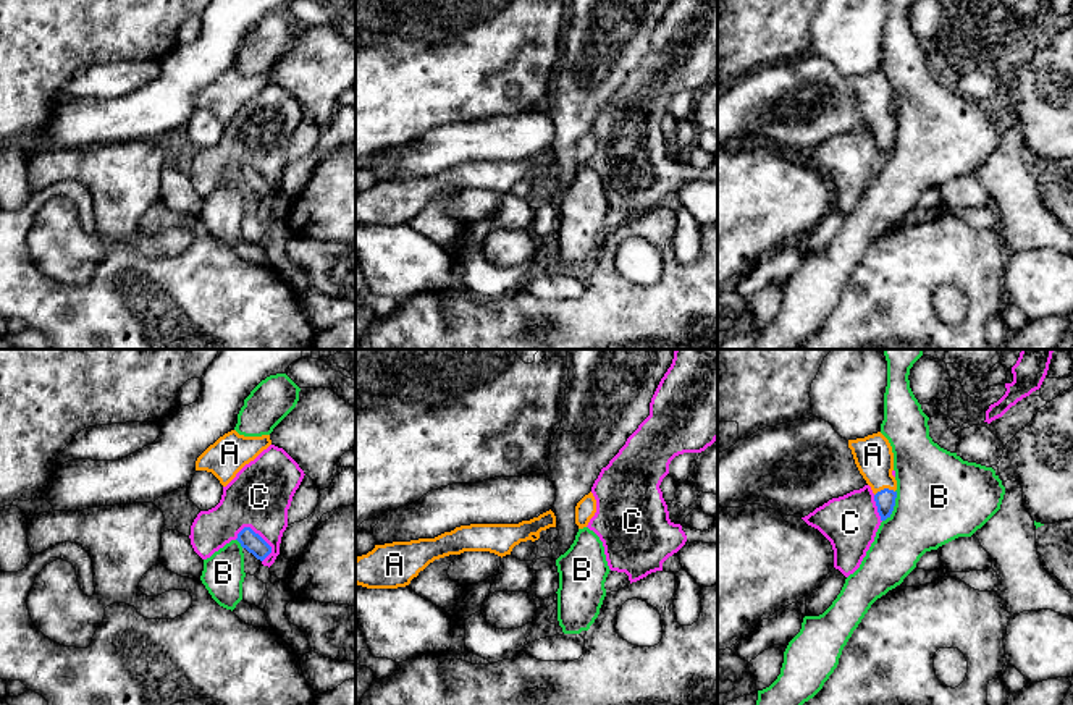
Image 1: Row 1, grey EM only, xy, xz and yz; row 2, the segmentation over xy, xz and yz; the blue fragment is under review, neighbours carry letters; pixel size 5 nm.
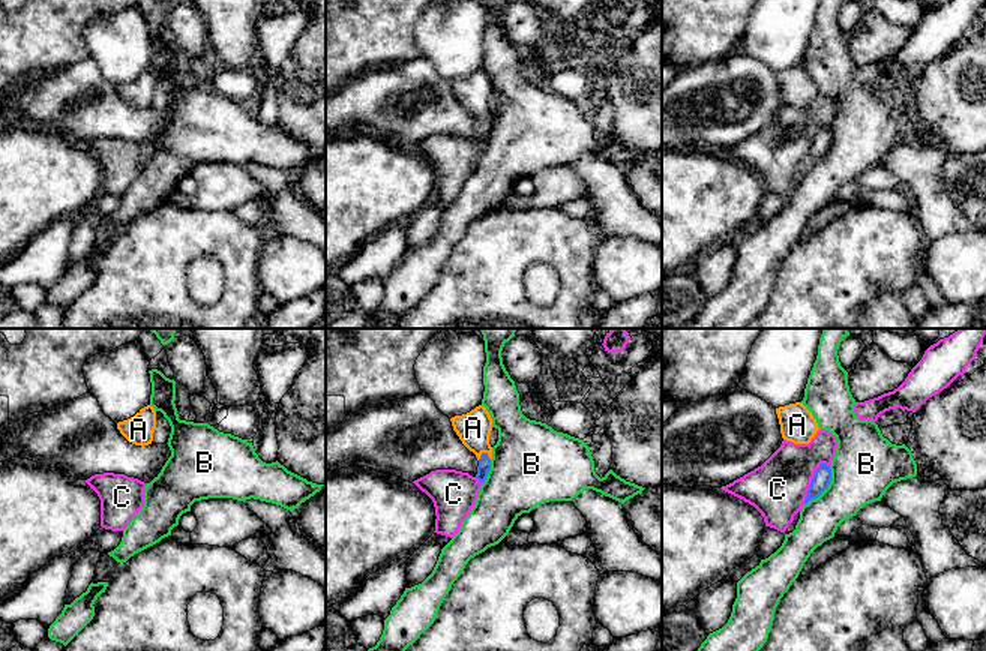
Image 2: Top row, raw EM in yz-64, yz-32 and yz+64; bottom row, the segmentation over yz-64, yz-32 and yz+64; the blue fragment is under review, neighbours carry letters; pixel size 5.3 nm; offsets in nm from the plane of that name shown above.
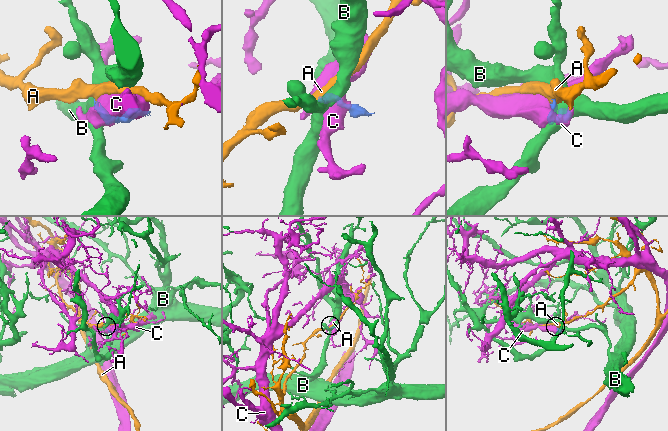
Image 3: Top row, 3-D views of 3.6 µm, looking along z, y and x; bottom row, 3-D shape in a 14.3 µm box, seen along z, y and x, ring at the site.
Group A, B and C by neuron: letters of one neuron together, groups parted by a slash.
A / B / C

